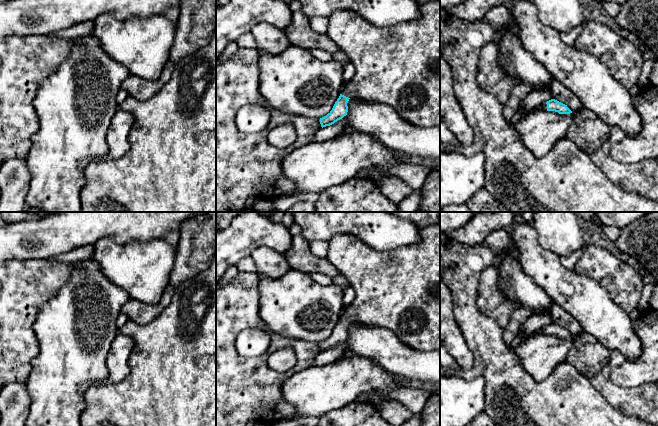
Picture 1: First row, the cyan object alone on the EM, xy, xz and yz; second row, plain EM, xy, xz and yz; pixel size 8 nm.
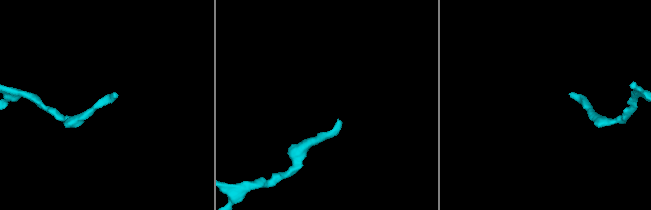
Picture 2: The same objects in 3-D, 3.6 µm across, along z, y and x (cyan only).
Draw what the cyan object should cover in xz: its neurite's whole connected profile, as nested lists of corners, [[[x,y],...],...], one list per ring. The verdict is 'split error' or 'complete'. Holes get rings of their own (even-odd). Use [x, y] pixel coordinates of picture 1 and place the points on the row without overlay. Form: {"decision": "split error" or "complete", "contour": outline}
{"decision": "split error", "contour": [[[440,224],[421,227],[419,228],[419,233],[421,237],[420,243],[398,247],[390,251],[376,251],[363,243],[356,236],[348,234],[336,235],[328,241],[327,259],[337,268],[341,275],[347,278],[350,286],[355,291],[355,299],[347,307],[346,311],[342,313],[342,316],[335,326],[332,334],[326,340],[320,342],[320,348],[322,352],[330,350],[346,340],[348,336],[347,327],[349,323],[353,321],[360,322],[362,324],[371,324],[387,328],[391,330],[402,343],[412,349],[418,351],[440,351]]]}

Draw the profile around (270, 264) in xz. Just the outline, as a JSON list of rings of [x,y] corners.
[[[258,247],[252,252],[251,257],[256,264],[260,278],[279,279],[291,269],[285,255],[268,247]]]

